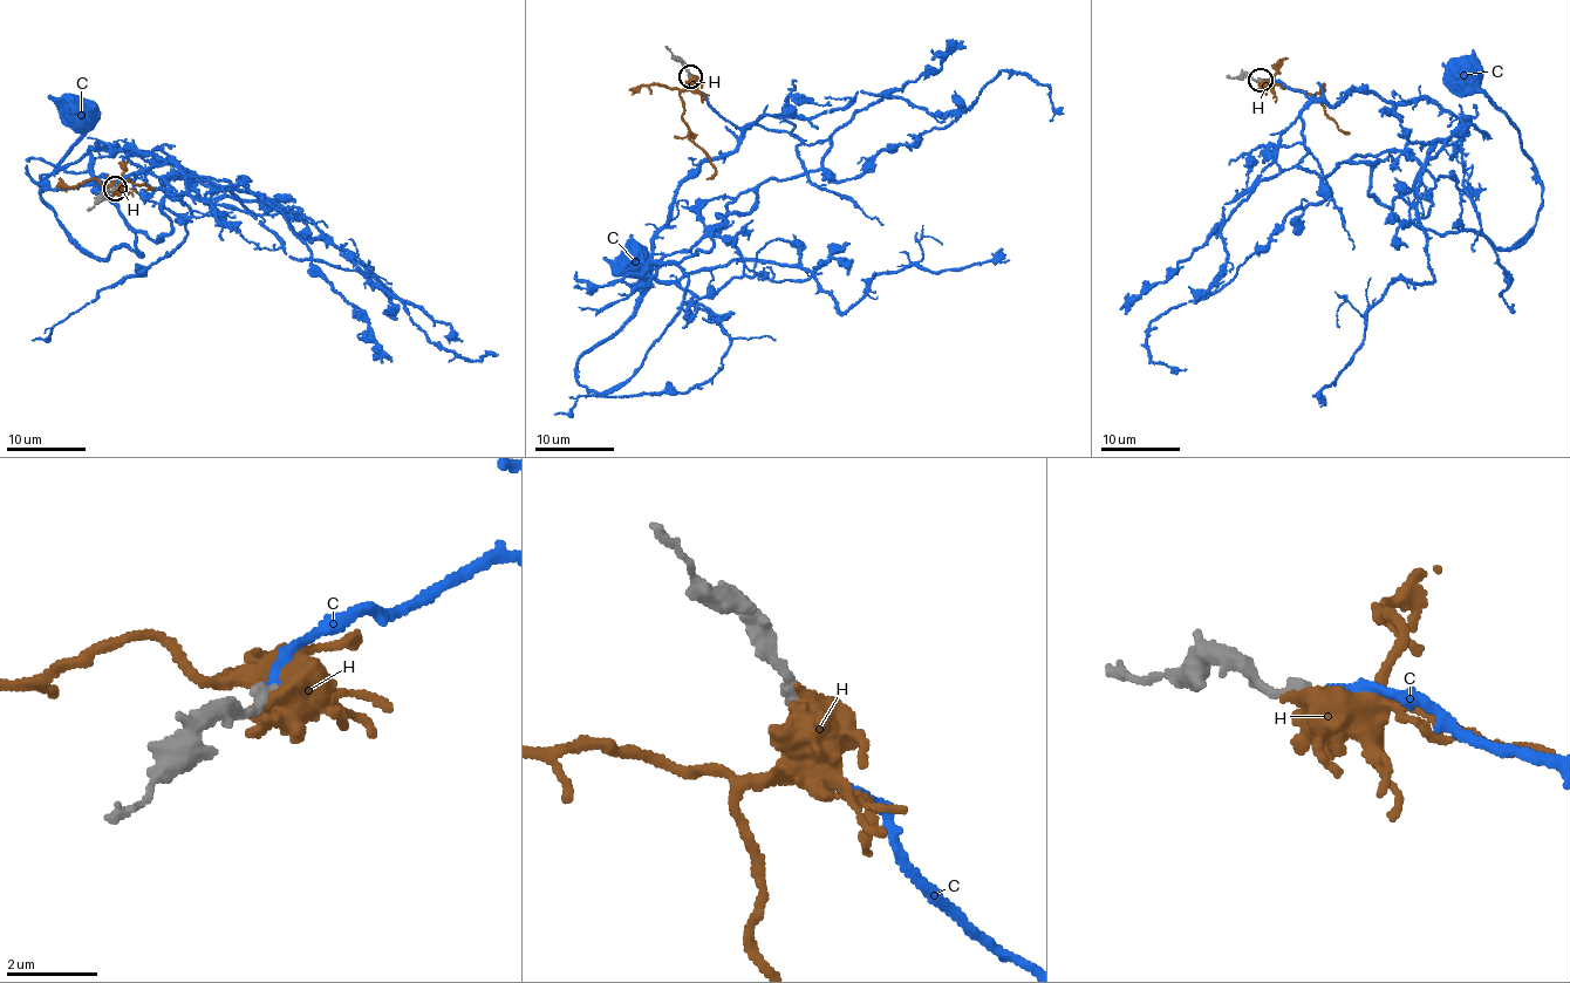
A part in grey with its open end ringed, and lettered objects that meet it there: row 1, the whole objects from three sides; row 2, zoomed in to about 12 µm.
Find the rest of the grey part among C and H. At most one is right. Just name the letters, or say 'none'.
C

